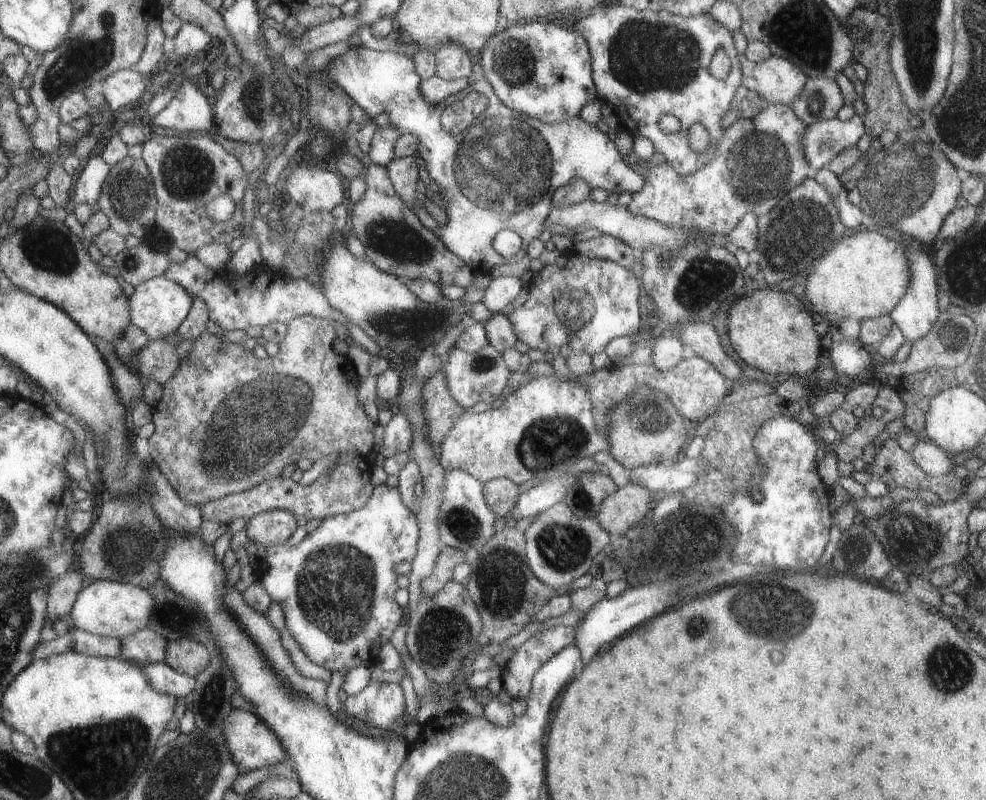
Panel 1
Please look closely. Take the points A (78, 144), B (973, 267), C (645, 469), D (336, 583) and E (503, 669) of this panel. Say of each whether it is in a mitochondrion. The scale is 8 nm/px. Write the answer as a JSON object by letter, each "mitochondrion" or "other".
{"A":"other","B":"mitochondrion","C":"other","D":"mitochondrion","E":"other"}

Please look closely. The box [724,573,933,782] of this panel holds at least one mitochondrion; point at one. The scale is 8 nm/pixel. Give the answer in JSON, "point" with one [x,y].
{"point":[774,614]}

